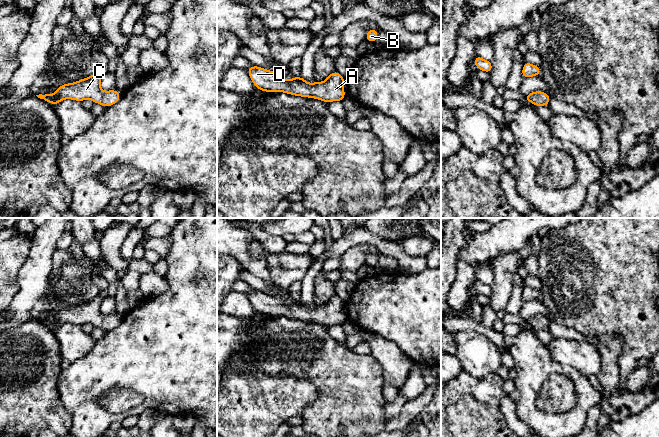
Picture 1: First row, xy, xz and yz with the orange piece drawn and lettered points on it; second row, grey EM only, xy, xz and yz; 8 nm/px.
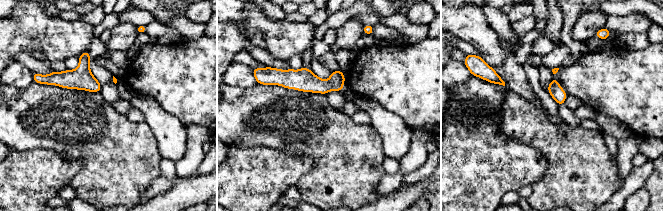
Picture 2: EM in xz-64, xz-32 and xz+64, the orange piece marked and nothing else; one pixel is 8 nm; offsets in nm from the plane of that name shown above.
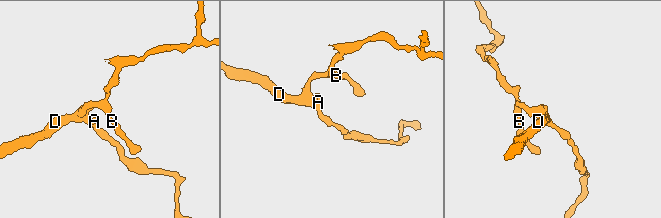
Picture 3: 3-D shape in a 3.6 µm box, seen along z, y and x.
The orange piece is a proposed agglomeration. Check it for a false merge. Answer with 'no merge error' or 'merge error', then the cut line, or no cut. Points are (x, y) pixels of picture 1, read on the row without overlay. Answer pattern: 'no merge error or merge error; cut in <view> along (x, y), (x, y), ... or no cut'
no merge error; no cut

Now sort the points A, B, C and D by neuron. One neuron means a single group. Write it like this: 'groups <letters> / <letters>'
groups A B C D

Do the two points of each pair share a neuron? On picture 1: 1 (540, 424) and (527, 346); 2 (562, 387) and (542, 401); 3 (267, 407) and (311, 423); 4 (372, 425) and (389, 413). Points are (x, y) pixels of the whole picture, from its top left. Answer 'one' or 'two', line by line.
1: one
2: one
3: two
4: two

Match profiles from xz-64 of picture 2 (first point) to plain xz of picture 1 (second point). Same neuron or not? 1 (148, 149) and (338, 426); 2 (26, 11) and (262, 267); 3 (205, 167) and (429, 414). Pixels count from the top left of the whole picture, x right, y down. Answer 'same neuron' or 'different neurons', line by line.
1: same neuron
2: different neurons
3: different neurons

